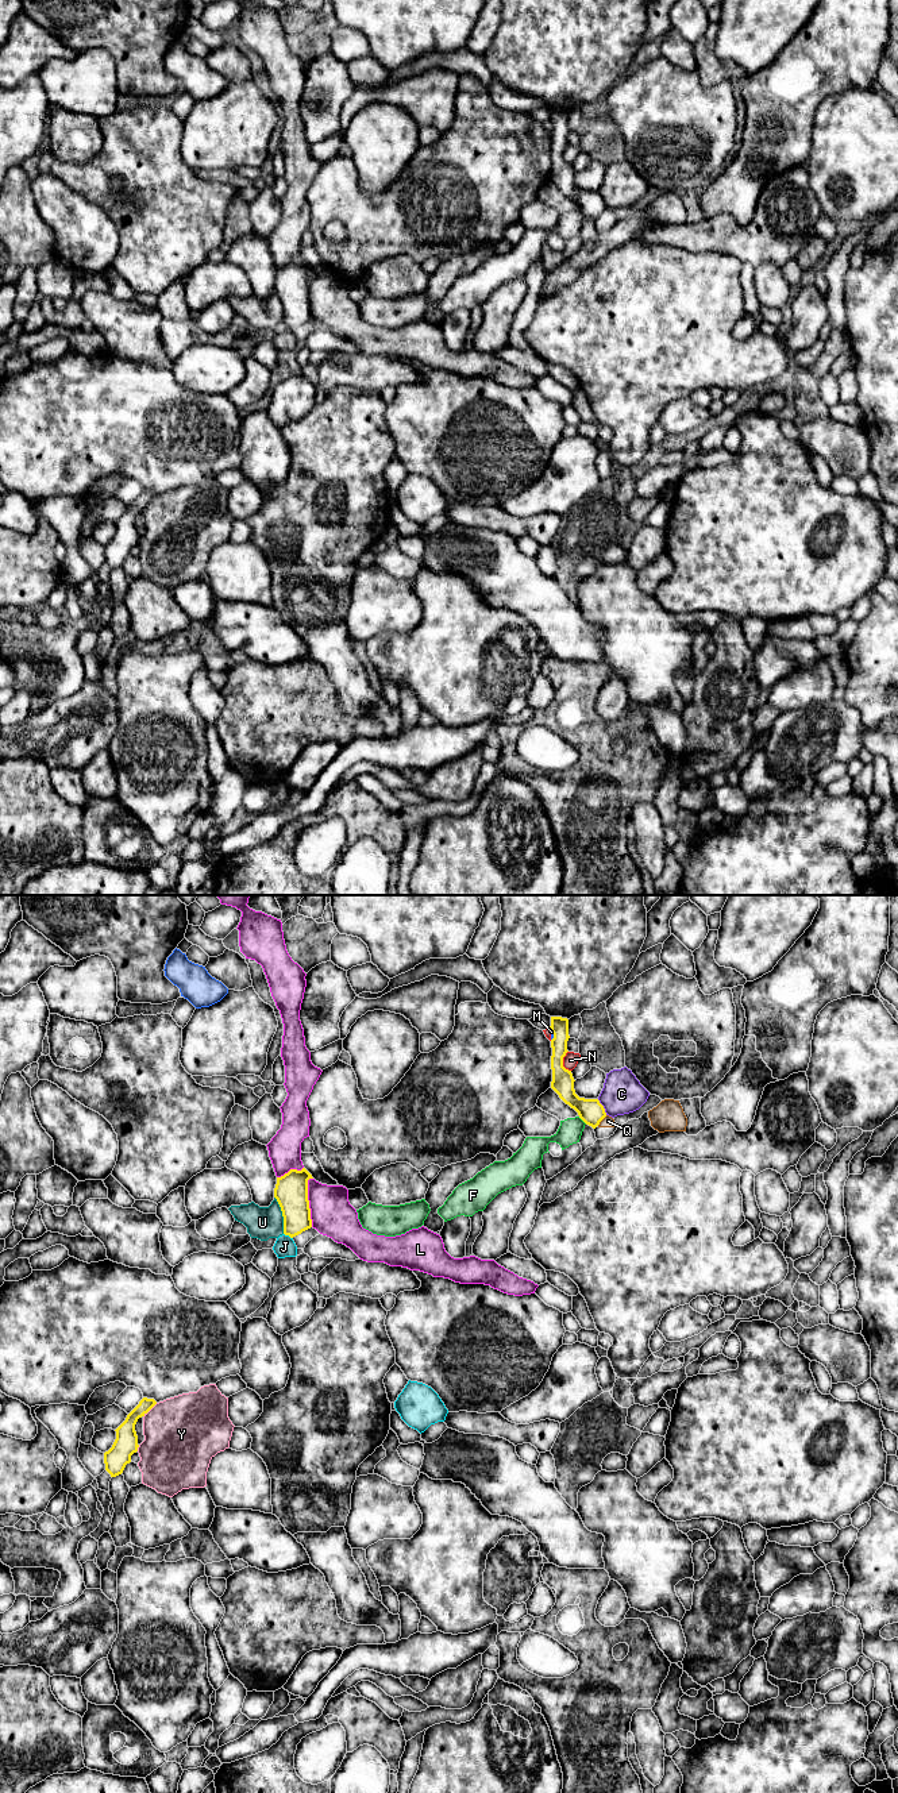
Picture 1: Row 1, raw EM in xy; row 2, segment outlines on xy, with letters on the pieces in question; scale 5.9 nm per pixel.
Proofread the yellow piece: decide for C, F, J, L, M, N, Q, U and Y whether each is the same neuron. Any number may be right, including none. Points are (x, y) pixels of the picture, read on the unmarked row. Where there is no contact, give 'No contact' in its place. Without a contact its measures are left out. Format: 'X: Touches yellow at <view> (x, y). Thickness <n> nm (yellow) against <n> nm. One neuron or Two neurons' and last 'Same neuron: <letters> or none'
C: Touches yellow at xy (602, 200). Thickness 150 nm (yellow) against 240 nm. Two neurons
F: Touches yellow at xy (582, 212). Thickness 150 nm (yellow) against 140 nm. Two neurons
J: Touches yellow at xy (288, 327). Thickness 190 nm (yellow) against 120 nm. Two neurons
L: Touches yellow at xy (308, 295). Thickness 200 nm (yellow) against 260 nm. Two neurons
M: Touches yellow at xy (554, 128). Thickness 110 nm (yellow) against 20 nm. Two neurons
N: Touches yellow at xy (562, 154). Thickness 130 nm (yellow) against 90 nm. Two neurons
Q: Touches yellow at xy (601, 212). Thickness 150 nm (yellow) against 70 nm. Two neurons
U: Touches yellow at xy (282, 308). Thickness 200 nm (yellow) against 190 nm. Two neurons
Y: Touches yellow at xy (150, 501). Thickness 140 nm (yellow) against 440 nm. Two neurons
Same neuron: none

